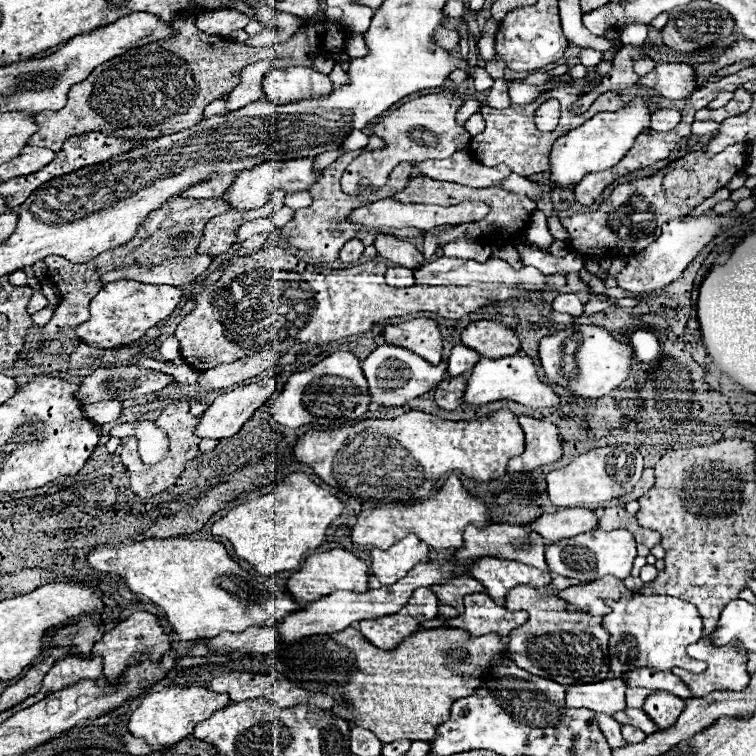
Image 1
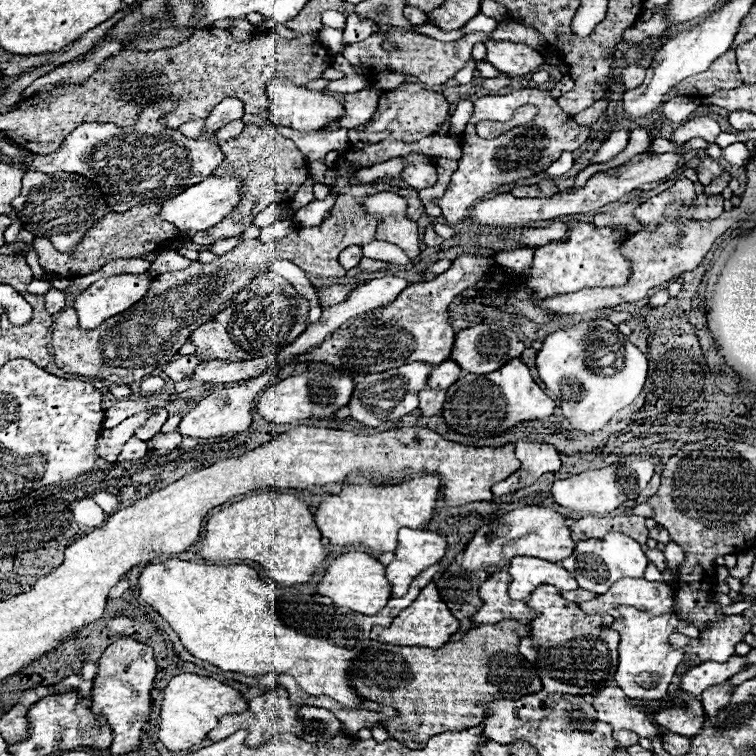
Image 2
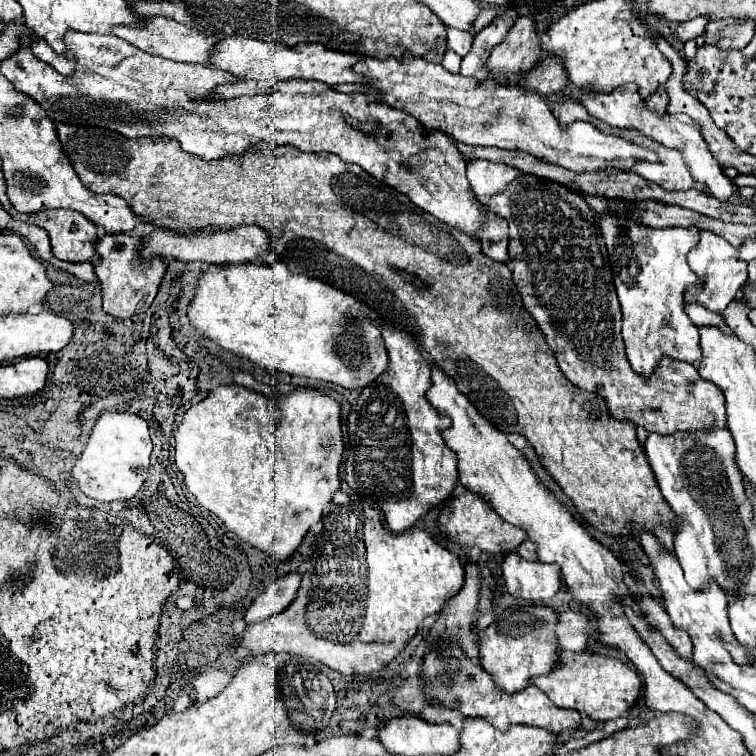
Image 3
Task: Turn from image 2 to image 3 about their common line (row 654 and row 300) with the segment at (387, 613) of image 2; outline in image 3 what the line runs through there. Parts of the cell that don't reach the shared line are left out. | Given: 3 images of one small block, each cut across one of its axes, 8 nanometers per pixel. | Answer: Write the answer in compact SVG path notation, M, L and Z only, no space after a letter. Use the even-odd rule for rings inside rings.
M282 262L270 266L242 266L222 272L204 272L188 308L190 322L224 350L230 350L268 370L332 382L348 390L370 386L388 368L388 352L381 330L372 323L370 316L379 315L350 294L344 294L316 278L290 272Z

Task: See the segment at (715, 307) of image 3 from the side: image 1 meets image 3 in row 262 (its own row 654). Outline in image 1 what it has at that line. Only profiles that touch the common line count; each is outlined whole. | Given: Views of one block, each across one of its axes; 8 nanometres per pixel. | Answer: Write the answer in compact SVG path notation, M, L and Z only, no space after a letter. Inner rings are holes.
M704 636L704 638L700 638L700 642L690 646L688 654L694 656L694 658L706 660L708 662L706 672L702 672L702 674L688 674L684 670L672 670L672 674L682 678L696 698L702 698L702 696L706 696L706 694L710 694L714 690L734 690L734 692L740 692L740 690L744 690L748 686L748 680L750 680L750 674L746 672L748 656L744 654L744 650L740 650L740 646L736 646L736 642L732 642L732 646L716 646L716 644L712 644L710 636Z

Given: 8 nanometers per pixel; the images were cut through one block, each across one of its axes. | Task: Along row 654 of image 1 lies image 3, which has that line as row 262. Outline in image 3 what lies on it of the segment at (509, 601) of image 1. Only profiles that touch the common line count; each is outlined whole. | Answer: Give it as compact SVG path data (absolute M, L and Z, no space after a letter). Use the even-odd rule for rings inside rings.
M522 176L522 186L516 186L504 194L496 194L488 202L488 210L506 218L510 226L510 268L514 274L514 284L522 296L524 308L532 312L540 330L544 332L550 348L554 350L560 370L564 376L576 384L580 390L600 394L610 414L616 420L628 420L636 426L646 428L656 434L674 434L688 430L710 430L726 428L724 394L716 384L702 380L698 370L688 362L662 360L656 370L656 378L644 380L632 370L624 354L624 342L620 334L622 312L612 284L612 268L608 262L608 252L602 234L598 232L598 222L588 204L572 194L566 186L542 180L538 176Z

